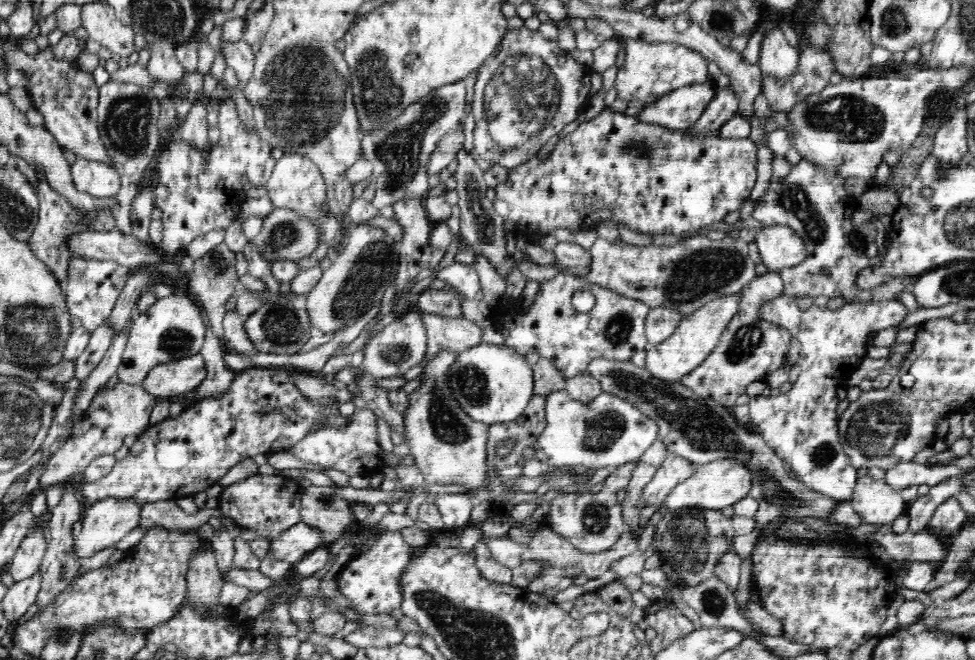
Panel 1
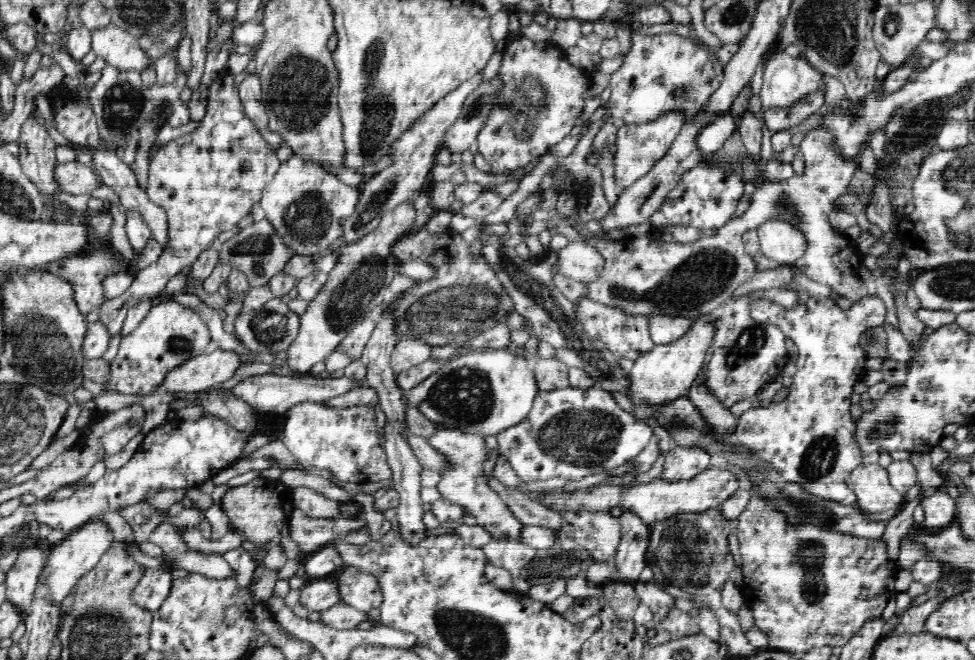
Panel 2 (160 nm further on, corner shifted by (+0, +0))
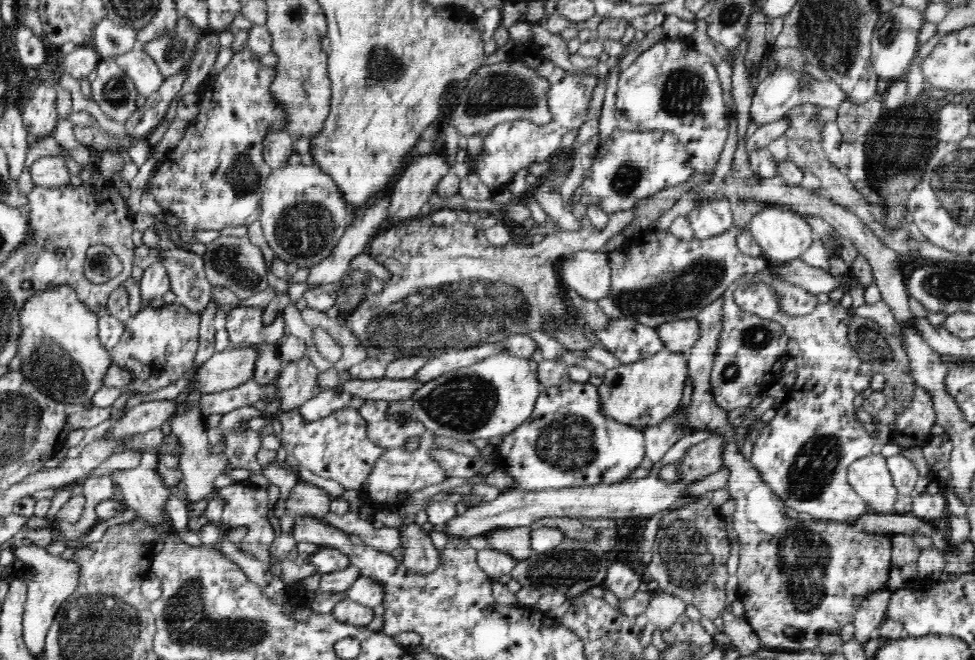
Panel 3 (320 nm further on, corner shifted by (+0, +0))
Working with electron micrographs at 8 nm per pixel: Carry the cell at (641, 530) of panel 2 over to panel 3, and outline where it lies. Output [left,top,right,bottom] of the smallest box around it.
[604,559,645,600]

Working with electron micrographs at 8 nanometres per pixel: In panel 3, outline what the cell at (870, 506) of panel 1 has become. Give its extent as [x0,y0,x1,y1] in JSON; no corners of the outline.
[847,453,898,515]

